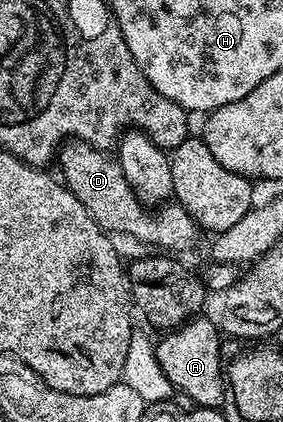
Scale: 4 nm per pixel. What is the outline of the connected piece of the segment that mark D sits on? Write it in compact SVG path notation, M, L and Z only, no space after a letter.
M69 140L60 147L61 174L69 191L88 208L93 218L110 235L127 233L137 237L149 248L160 248L165 252L181 252L197 238L197 221L182 206L165 204L156 212L146 208L135 196L123 168L112 153L97 150L91 144Z

